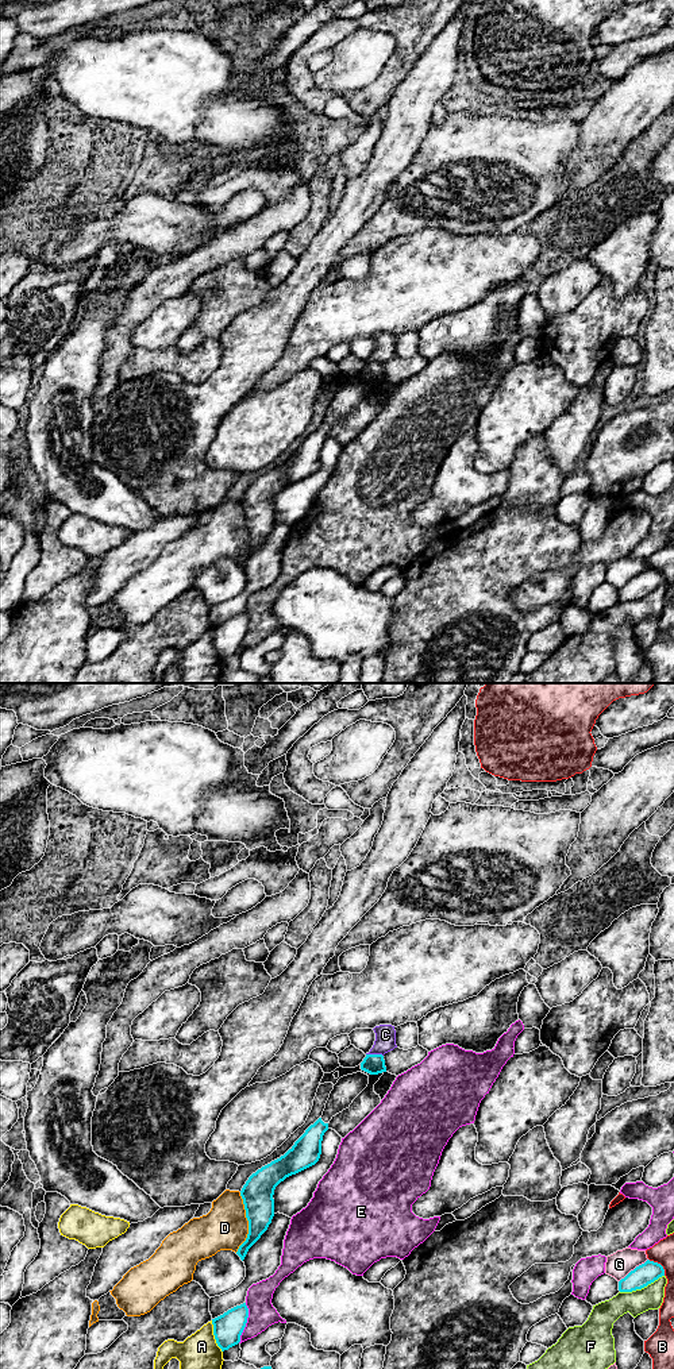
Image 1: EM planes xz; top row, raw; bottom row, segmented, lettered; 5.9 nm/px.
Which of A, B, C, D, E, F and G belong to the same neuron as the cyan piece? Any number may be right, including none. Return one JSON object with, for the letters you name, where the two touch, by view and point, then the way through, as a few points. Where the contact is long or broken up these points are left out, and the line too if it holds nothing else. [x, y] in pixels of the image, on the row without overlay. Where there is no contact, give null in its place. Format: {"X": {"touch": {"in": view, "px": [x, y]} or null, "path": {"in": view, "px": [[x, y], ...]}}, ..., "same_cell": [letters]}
{"same_cell": []}

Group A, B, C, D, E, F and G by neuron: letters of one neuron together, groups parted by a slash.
A / B / C E / D / F / G

